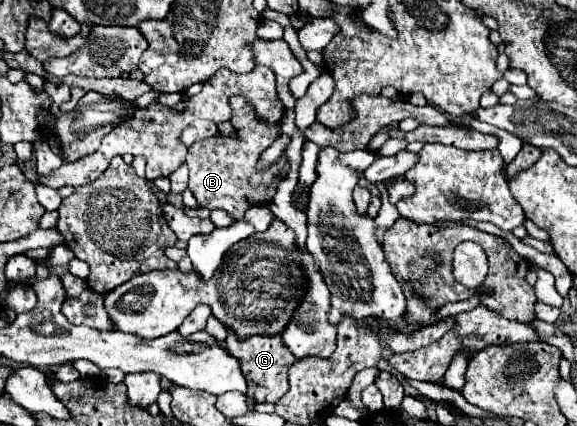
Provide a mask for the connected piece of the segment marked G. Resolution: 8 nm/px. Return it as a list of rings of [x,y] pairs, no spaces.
[[[228,332],[226,338],[228,350],[238,358],[242,366],[242,374],[248,382],[248,396],[252,396],[256,402],[272,402],[276,404],[288,390],[288,368],[298,360],[290,350],[286,350],[286,344],[280,336],[252,336],[244,342],[240,342],[234,332]]]

